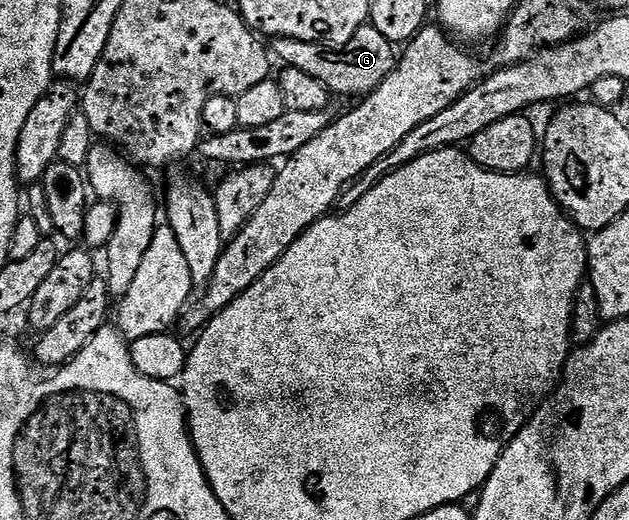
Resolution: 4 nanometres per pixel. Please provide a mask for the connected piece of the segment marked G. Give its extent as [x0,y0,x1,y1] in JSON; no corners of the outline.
[269,24,397,95]

